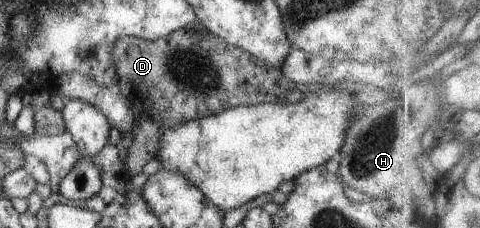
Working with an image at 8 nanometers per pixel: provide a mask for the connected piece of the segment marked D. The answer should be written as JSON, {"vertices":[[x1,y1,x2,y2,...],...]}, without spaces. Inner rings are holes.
{"vertices":[[183,28,165,38,144,40,141,38,119,38,112,49,112,56,118,73,117,91,130,101,135,123,132,129,132,145,128,147,125,167,133,173,141,173,146,162,156,157,156,149,164,131,189,120,218,114,235,106,254,106,262,103,281,104,287,91,295,89,295,83,287,81,279,68,269,71,266,65,257,61,250,53,237,45,230,45,224,39,203,34,190,28],[275,75,275,89,259,89,265,77]]}

